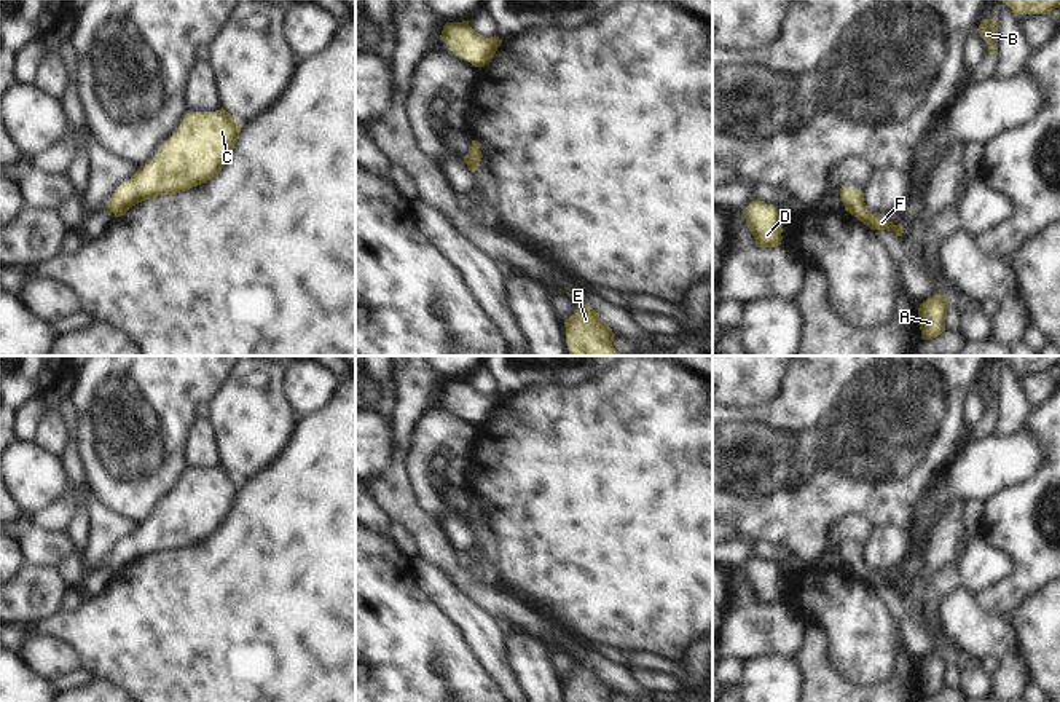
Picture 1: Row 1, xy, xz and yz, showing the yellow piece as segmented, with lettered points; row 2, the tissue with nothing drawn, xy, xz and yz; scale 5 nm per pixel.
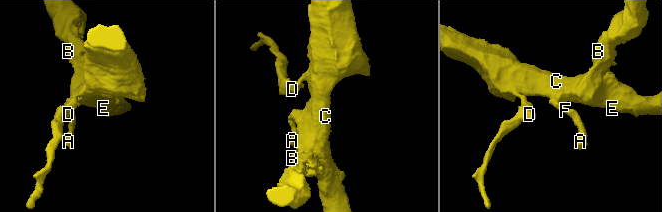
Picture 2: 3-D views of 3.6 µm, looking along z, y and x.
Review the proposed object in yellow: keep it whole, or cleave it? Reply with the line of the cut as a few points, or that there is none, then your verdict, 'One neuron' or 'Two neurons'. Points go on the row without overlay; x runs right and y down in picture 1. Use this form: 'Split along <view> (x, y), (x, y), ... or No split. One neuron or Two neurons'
No split. One neuron

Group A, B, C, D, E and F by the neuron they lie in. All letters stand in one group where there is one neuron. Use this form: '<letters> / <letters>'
A B C D E F

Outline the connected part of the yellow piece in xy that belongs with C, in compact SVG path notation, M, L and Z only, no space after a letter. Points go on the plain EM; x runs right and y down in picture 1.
M223 464L186 471L153 517L115 547L107 565L121 574L142 558L177 552L210 538L226 522L241 485Z

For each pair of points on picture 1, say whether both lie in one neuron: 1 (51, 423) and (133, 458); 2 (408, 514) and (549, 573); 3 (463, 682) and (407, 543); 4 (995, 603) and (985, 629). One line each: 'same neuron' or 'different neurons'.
1: different neurons
2: different neurons
3: different neurons
4: different neurons

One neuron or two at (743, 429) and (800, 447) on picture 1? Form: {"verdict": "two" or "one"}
{"verdict": "one"}

